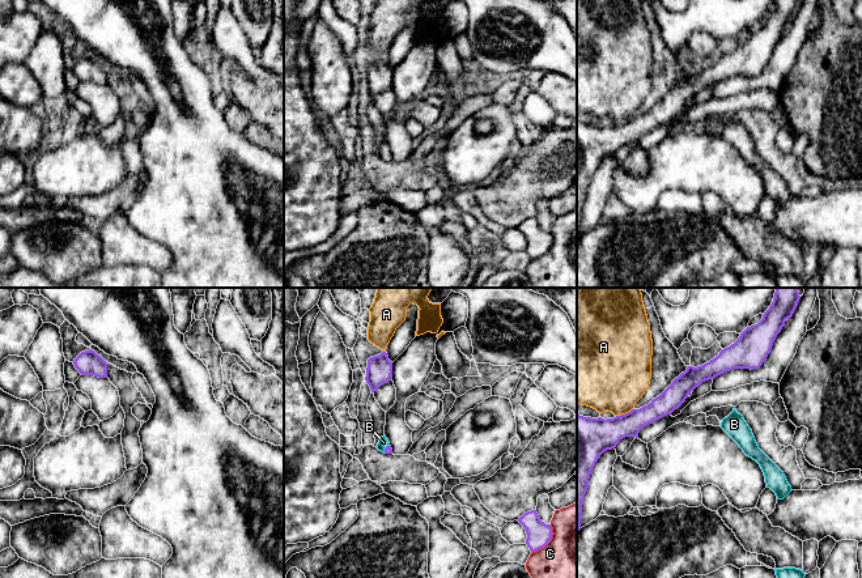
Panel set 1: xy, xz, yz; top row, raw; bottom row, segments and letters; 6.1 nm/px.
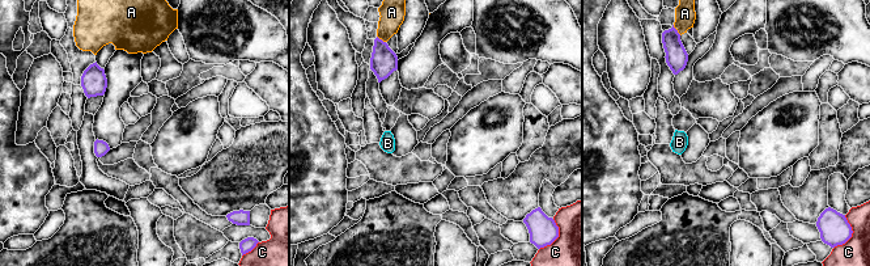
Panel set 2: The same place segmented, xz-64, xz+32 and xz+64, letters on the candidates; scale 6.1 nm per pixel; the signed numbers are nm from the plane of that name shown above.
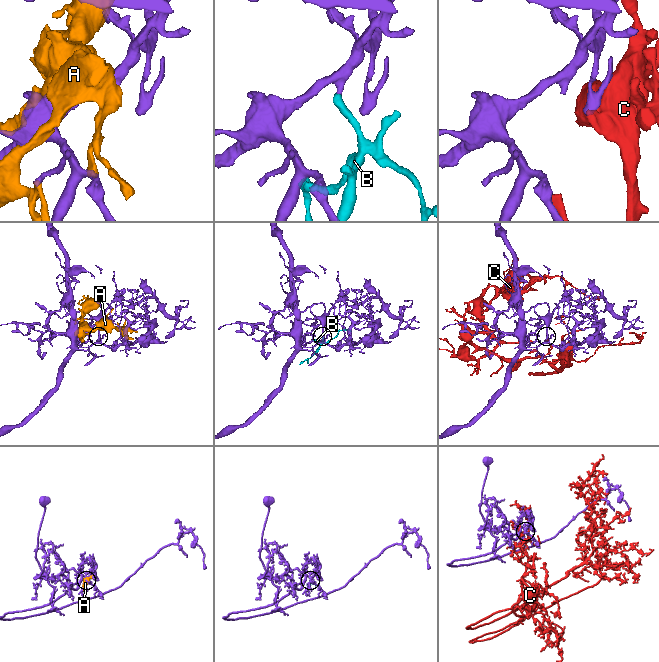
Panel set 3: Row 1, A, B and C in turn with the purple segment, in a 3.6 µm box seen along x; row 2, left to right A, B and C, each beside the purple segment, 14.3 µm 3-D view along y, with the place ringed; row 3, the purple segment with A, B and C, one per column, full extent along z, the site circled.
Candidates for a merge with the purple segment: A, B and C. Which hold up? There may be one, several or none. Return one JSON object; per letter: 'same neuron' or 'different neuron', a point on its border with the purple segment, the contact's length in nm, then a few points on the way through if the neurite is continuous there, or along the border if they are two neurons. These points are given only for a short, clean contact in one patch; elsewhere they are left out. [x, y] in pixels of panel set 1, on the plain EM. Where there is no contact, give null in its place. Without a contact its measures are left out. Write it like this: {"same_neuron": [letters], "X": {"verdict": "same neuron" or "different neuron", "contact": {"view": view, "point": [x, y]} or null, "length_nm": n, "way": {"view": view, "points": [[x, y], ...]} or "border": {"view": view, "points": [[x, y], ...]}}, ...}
{"same_neuron": ["B"], "A": {"verdict": "different neuron", "contact": {"view": "yz", "point": [625, 120]}, "length_nm": 120}, "B": {"verdict": "same neuron", "contact": {"view": "xz", "point": [385, 156]}, "length_nm": 60, "way": {"view": "xz", "points": [[387, 157], [385, 156], [383, 149]]}}, "C": {"verdict": "different neuron", "contact": {"view": "xz", "point": [548, 249]}, "length_nm": 220}}

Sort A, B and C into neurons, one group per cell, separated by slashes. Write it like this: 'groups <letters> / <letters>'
groups A / B / C

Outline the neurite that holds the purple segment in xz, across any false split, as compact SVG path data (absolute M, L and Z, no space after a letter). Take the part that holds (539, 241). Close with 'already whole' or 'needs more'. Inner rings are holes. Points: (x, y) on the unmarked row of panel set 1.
M536 217L525 220L518 229L526 237L526 251L531 259L538 259L551 248L553 242L552 234L540 228Z; already whole

